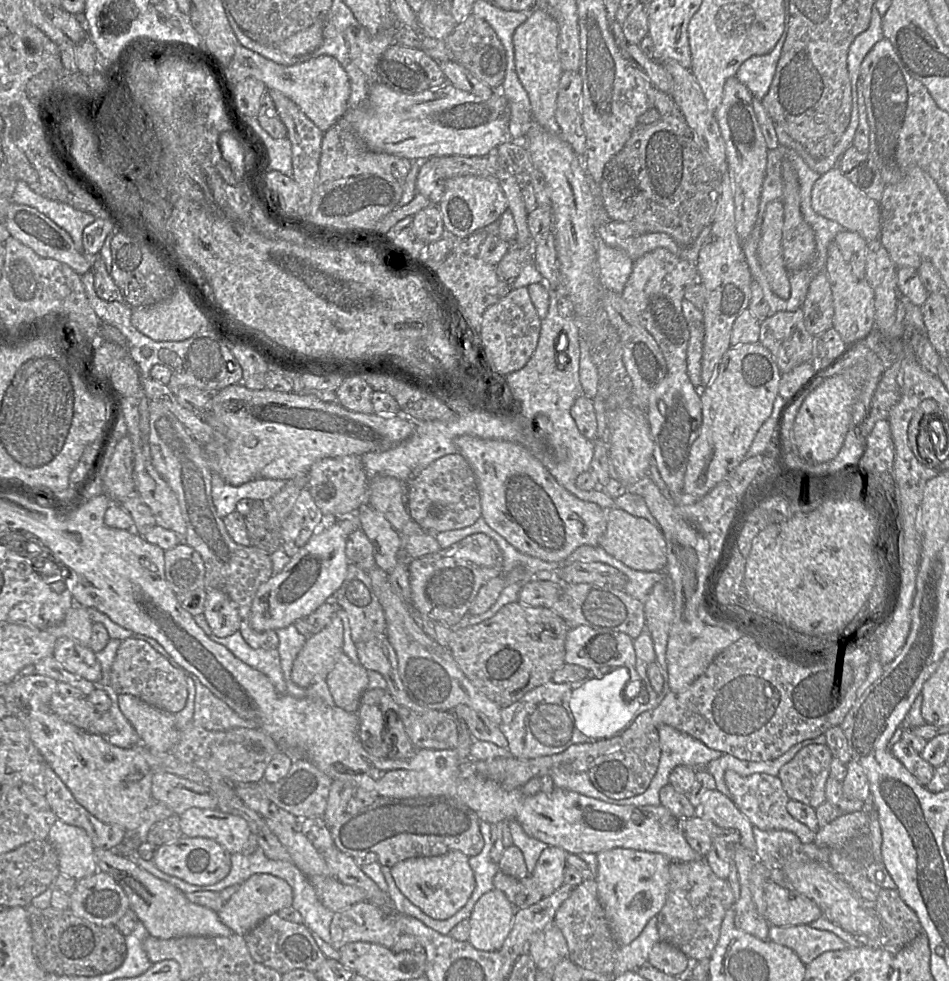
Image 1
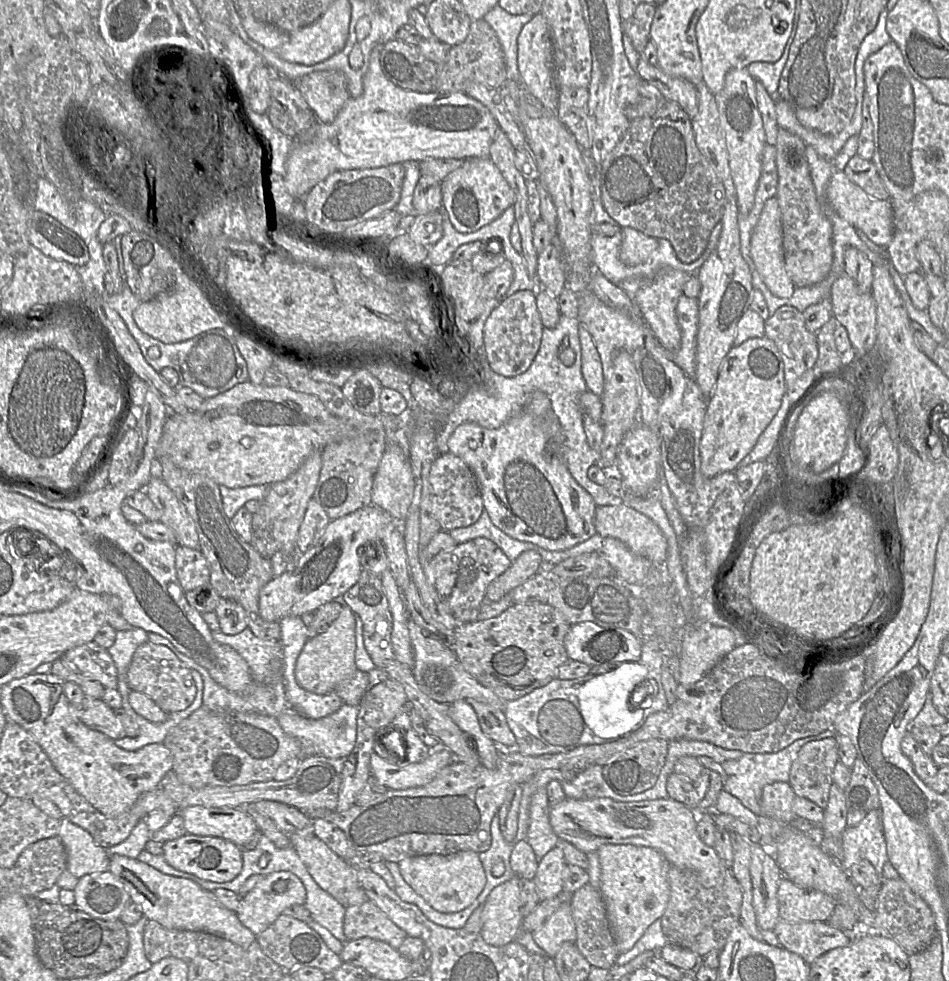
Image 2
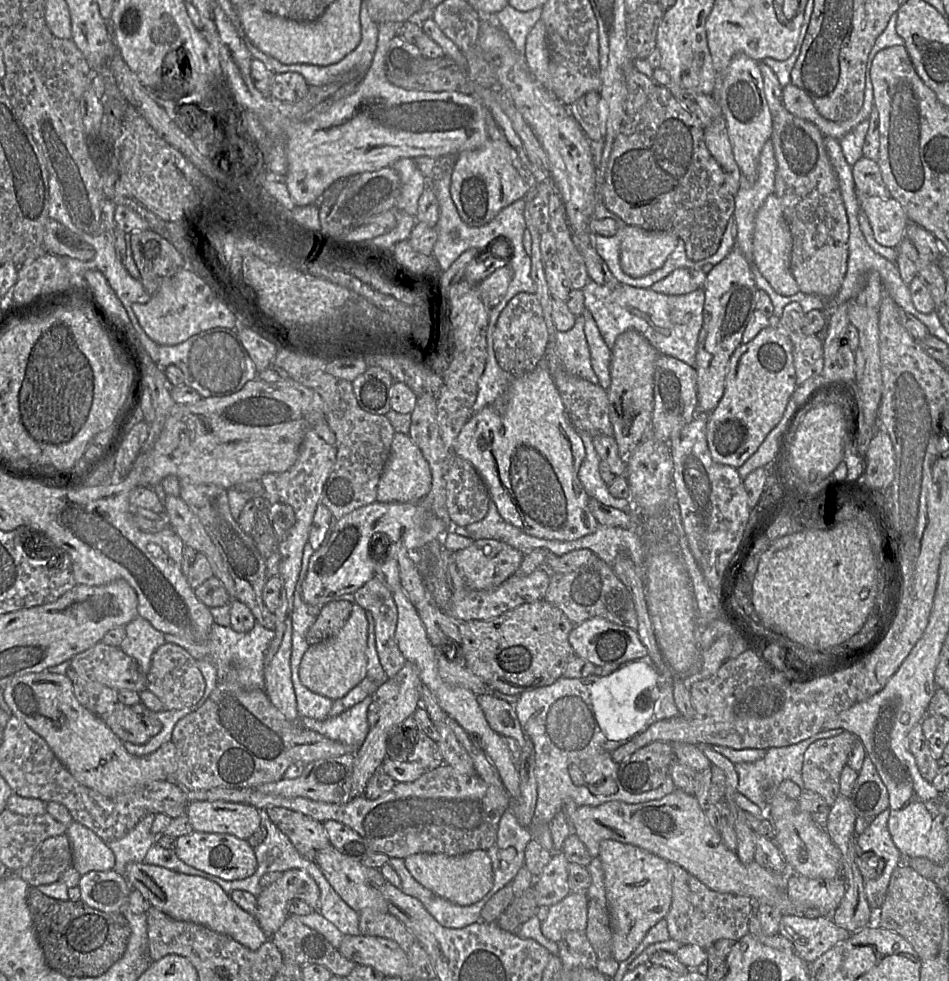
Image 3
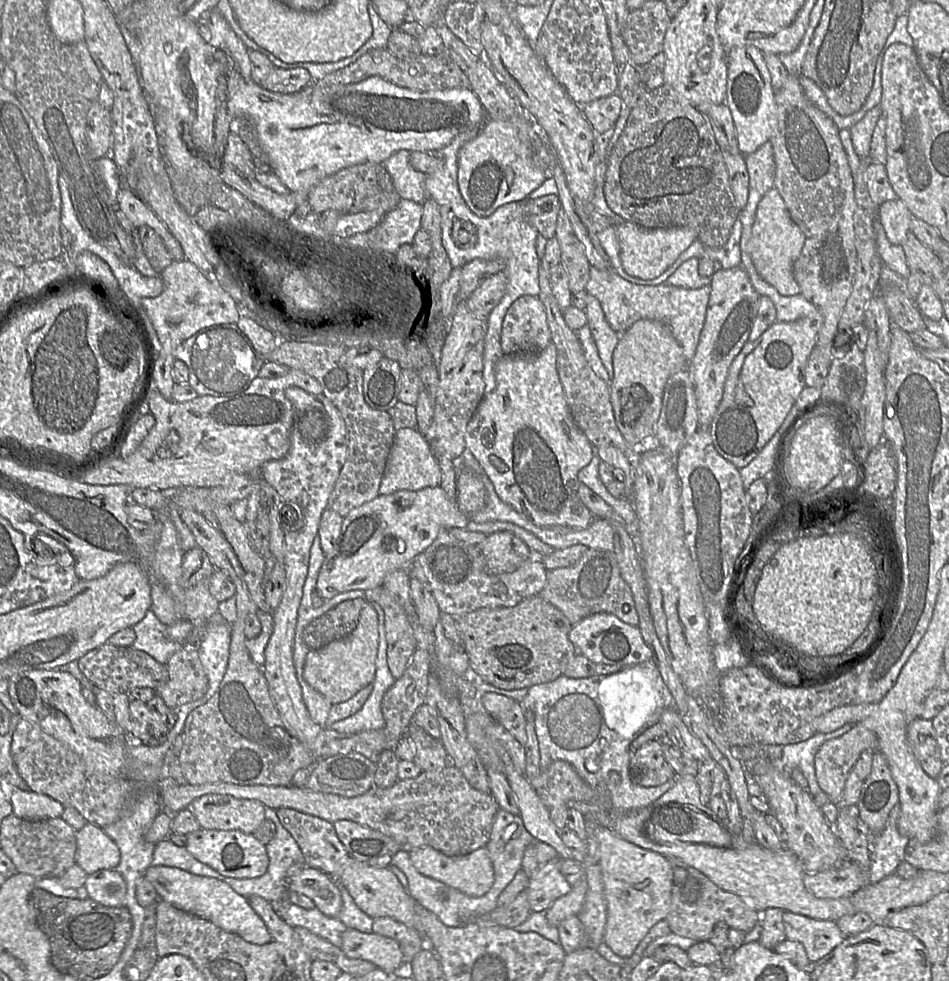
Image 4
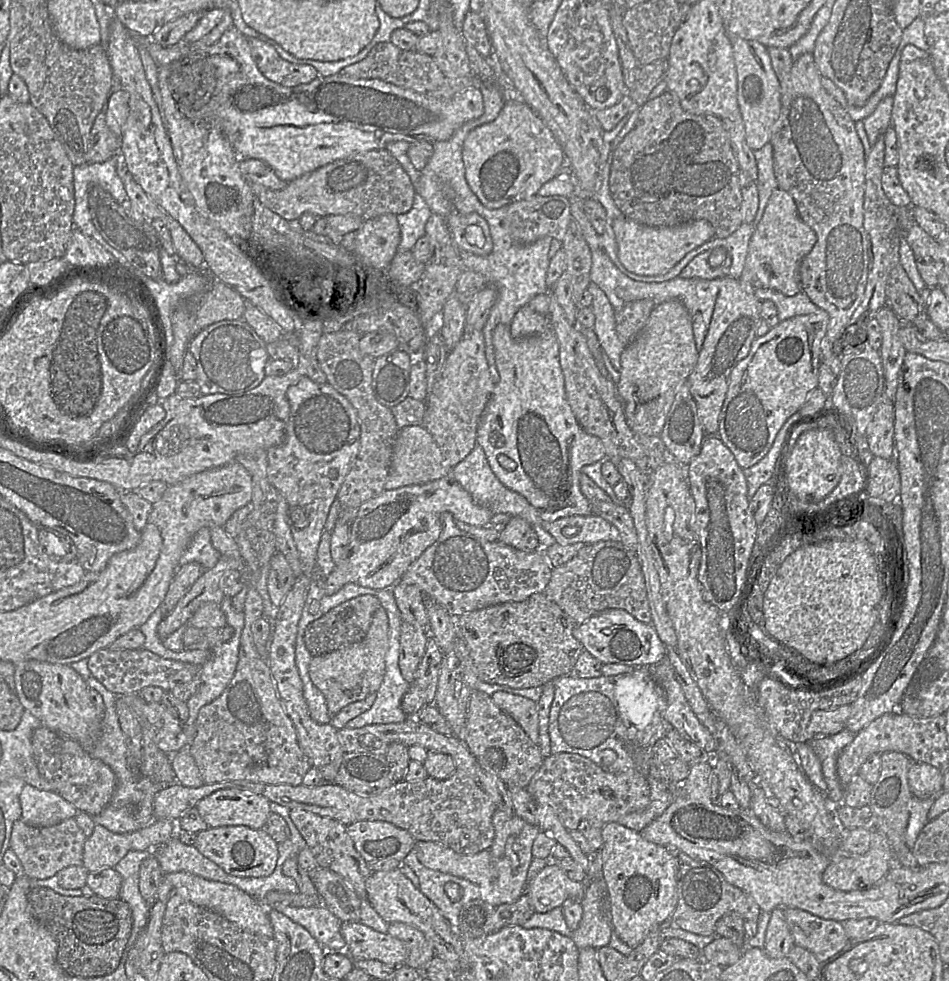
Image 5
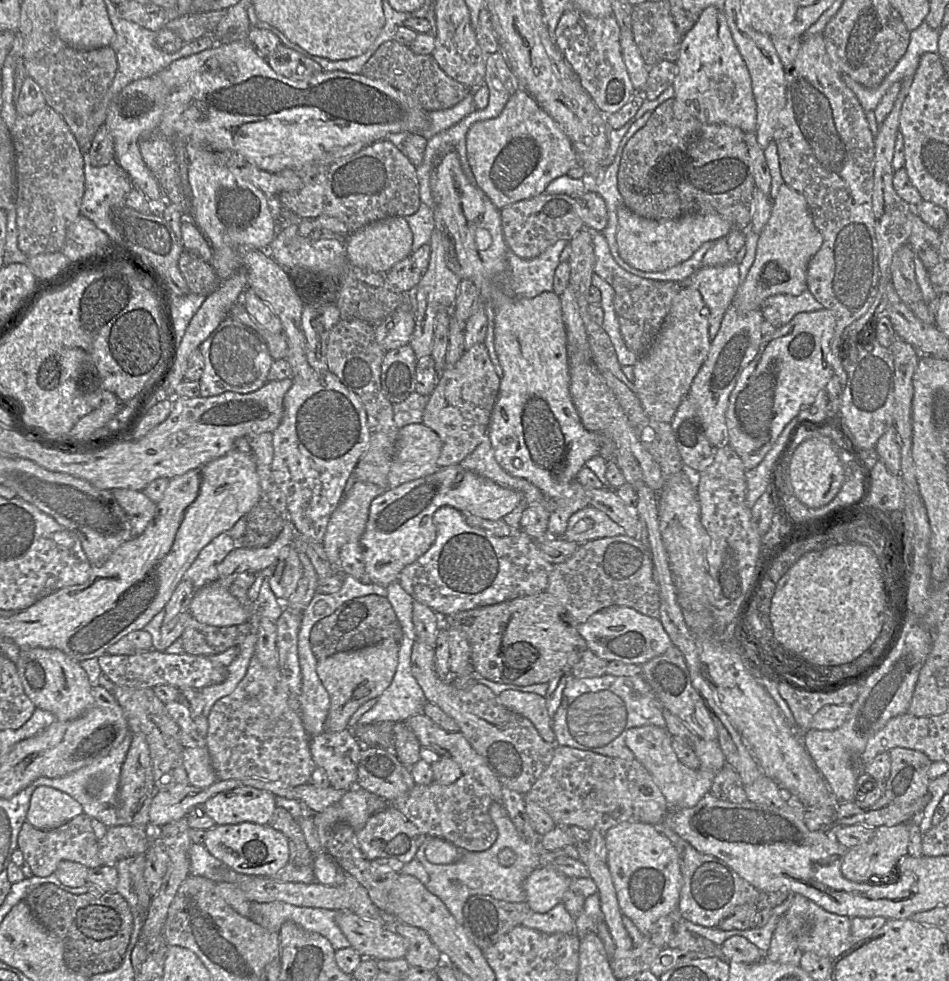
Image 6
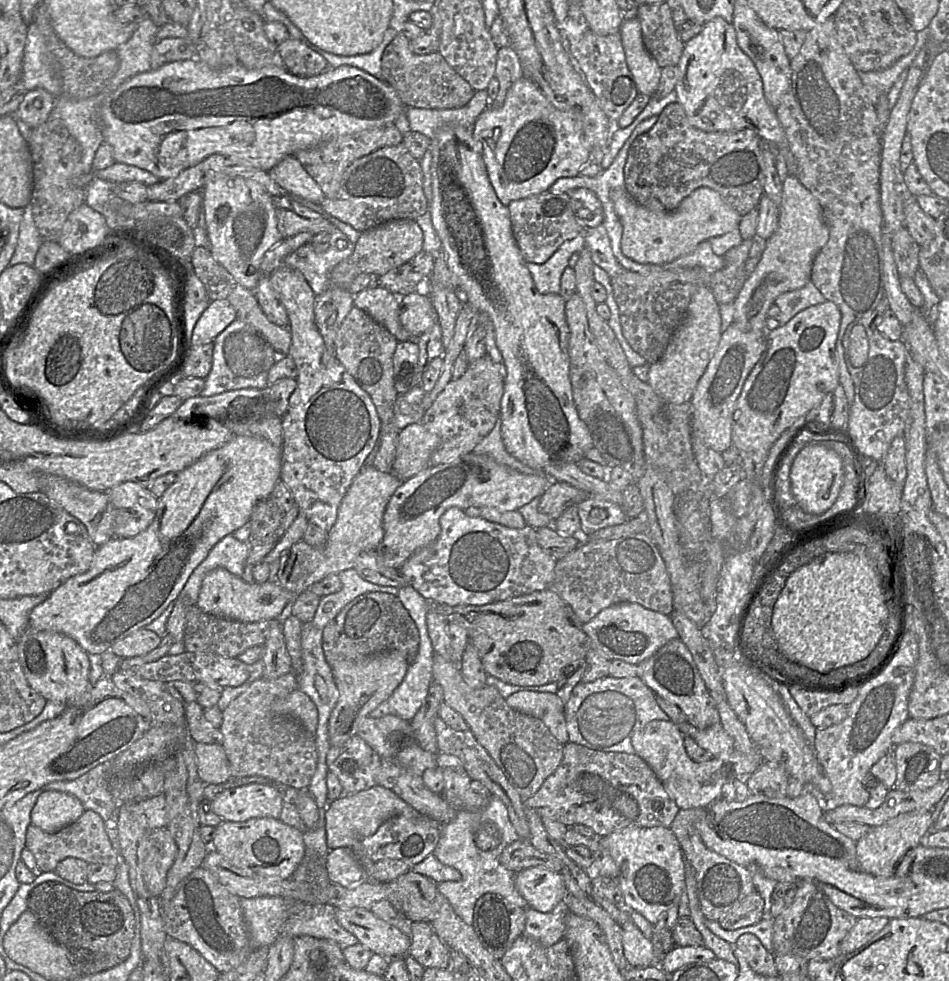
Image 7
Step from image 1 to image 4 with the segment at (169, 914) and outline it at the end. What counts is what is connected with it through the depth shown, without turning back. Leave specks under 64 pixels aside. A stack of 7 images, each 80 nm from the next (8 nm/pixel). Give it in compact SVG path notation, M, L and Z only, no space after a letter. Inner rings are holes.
M151 865L143 876L154 886L158 901L165 901L185 912L204 918L227 932L239 935L249 943L263 945L272 941L266 924L250 906L248 899L226 883L167 866Z

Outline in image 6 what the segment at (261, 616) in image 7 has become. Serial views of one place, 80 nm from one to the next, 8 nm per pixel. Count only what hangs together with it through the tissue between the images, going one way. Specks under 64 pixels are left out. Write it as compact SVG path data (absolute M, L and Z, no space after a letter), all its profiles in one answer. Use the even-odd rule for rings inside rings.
M218 580L195 592L189 611L198 622L217 627L244 624L252 618L251 612Z

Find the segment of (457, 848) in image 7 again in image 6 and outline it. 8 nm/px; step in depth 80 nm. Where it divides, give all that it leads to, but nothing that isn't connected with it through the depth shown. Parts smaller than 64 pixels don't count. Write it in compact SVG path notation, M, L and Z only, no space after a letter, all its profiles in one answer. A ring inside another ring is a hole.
M494 801L490 806L489 814L497 827L498 837L486 851L463 850L462 857L455 863L432 864L425 857L423 843L415 855L415 860L419 861L428 873L429 881L425 885L427 890L446 905L449 912L460 924L464 922L464 905L474 895L489 895L497 900L511 903L526 901L524 882L540 866L539 853L536 852L536 848L518 831L503 805ZM506 848L514 851L517 856L515 863L511 866L502 866L498 860L499 853Z

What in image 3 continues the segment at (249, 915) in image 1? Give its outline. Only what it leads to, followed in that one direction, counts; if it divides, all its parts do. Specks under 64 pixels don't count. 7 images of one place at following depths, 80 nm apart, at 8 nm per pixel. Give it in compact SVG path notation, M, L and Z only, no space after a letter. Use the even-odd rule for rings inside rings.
M291 869L282 873L282 876L263 888L257 898L257 912L255 918L269 939L284 924L289 917L288 905L291 900L299 899L317 910L320 898L320 889L315 880L304 870Z

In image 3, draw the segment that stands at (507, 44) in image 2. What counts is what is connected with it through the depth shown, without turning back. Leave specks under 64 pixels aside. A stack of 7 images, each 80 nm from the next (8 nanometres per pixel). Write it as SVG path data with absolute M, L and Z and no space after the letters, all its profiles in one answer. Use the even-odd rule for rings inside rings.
M507 5L493 16L496 23L507 33L516 49L524 53L526 38L533 26L541 19L542 7L519 11Z

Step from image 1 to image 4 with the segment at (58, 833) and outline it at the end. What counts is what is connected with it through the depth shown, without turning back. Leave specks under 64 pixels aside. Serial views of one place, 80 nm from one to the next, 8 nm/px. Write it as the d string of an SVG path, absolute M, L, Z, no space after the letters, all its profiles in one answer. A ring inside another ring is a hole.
M91 823L75 833L76 865L88 875L98 870L115 869L120 861L120 850L104 830Z

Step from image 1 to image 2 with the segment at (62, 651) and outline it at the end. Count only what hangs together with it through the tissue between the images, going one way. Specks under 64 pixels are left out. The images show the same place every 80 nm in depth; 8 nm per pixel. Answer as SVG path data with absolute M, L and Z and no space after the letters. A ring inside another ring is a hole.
M94 642L74 647L60 659L73 672L86 679L98 681L106 688L118 687L119 674L111 655Z

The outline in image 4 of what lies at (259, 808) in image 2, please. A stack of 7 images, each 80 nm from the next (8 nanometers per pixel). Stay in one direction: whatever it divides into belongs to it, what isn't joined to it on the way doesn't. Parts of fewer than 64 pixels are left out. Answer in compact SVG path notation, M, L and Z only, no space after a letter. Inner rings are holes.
M279 808L275 812L280 824L299 845L305 864L308 867L323 871L332 877L334 881L337 881L344 866L352 858L339 840L333 823L291 808Z

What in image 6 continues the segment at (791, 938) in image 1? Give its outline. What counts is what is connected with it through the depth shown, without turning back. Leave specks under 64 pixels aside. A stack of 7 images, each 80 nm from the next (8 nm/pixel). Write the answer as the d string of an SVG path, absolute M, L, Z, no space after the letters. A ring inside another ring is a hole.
M795 894L788 910L783 914L788 928L802 952L813 952L821 957L834 959L847 951L853 944L851 919L824 910L808 898Z

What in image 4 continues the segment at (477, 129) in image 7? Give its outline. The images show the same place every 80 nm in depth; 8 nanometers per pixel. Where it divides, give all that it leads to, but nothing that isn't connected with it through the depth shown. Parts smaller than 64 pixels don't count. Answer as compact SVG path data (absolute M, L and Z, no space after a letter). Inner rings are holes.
M488 120L479 133L465 142L458 154L458 188L469 209L480 217L491 215L500 206L514 201L526 200L529 194L547 179L547 170L534 159L532 145L523 142L516 128L504 120Z

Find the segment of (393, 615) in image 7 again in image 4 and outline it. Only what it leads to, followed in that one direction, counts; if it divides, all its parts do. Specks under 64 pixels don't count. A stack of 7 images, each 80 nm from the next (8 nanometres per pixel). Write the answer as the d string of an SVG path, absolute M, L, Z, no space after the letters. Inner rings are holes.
M357 598L342 602L327 611L305 628L303 632L305 644L310 650L317 650L351 634L366 603L364 598Z

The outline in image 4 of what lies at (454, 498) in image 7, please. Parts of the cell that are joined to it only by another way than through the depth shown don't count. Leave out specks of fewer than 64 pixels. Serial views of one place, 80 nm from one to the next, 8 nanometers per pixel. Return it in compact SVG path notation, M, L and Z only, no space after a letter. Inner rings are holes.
M440 487L418 491L400 490L375 499L353 509L344 517L342 529L332 554L327 554L318 574L316 593L325 601L351 590L369 590L383 585L385 577L396 570L408 569L444 529L464 528L470 522L457 506L456 499L448 497Z

